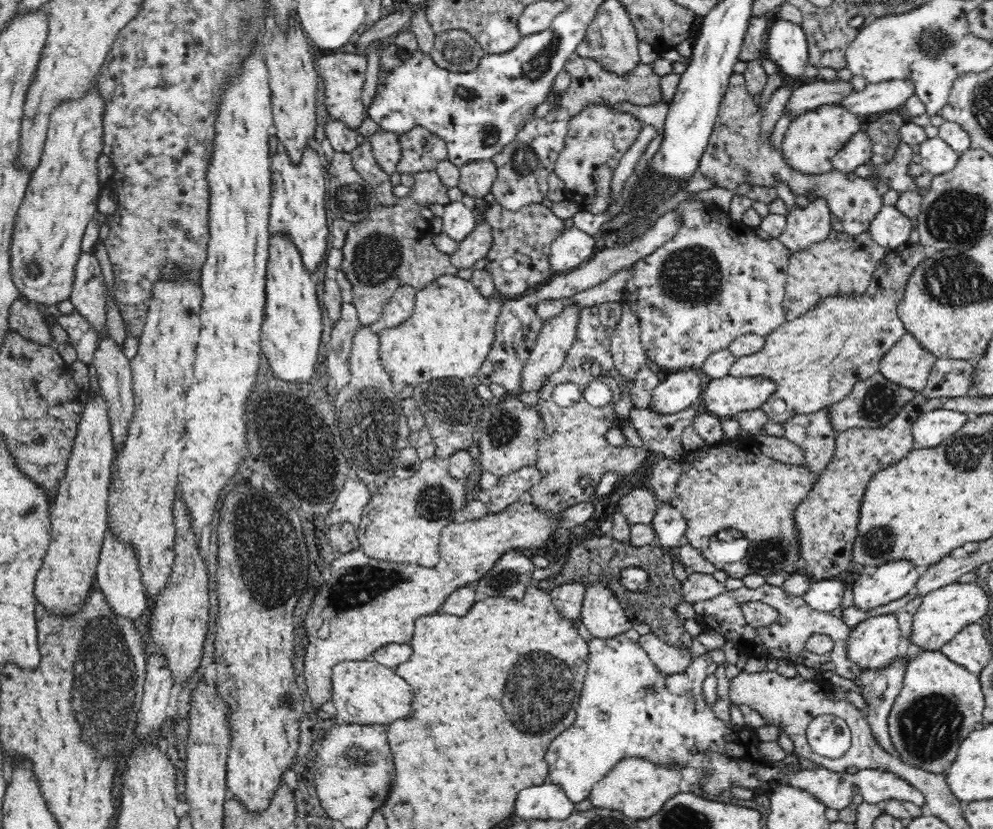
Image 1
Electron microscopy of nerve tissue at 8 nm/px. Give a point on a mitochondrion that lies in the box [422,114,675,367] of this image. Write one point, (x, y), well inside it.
(523, 160)

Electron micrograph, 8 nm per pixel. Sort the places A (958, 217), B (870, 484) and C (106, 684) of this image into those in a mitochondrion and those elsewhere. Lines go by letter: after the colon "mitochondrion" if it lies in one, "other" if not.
A: mitochondrion
B: other
C: mitochondrion

